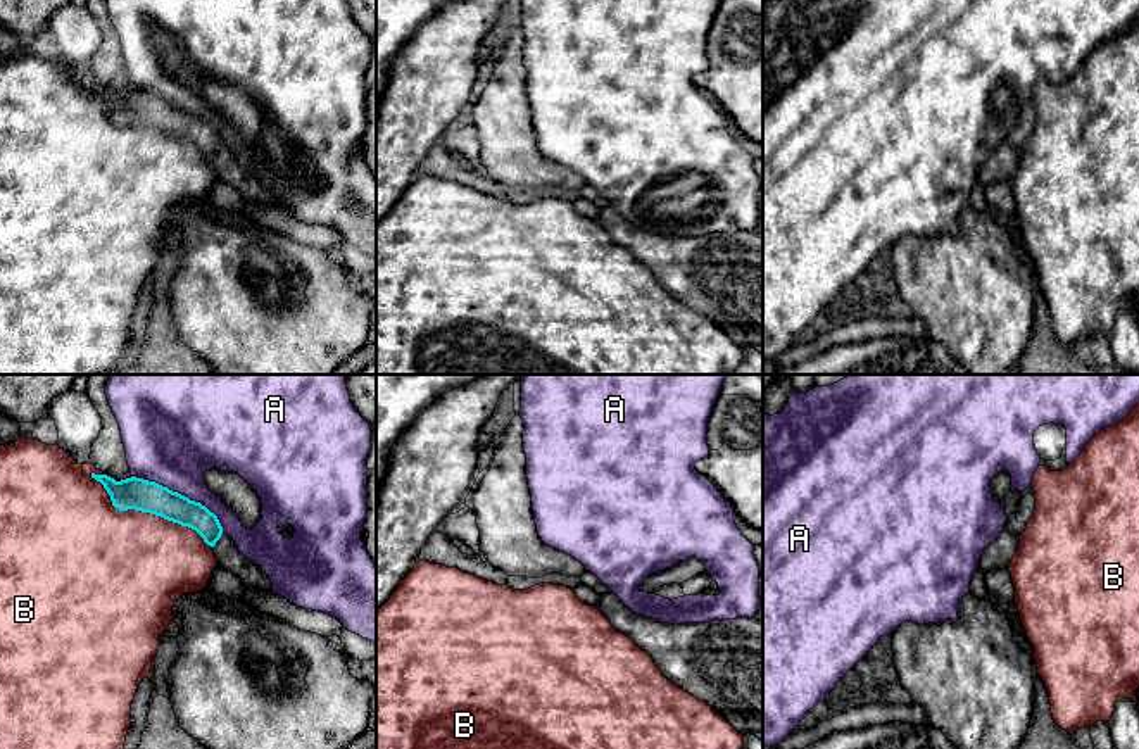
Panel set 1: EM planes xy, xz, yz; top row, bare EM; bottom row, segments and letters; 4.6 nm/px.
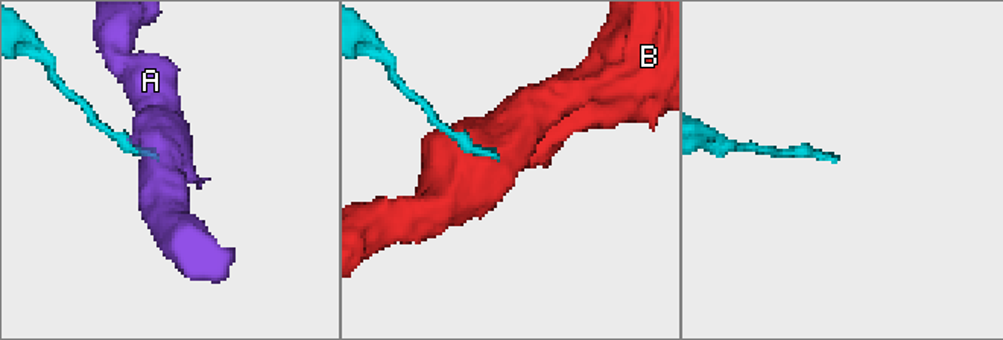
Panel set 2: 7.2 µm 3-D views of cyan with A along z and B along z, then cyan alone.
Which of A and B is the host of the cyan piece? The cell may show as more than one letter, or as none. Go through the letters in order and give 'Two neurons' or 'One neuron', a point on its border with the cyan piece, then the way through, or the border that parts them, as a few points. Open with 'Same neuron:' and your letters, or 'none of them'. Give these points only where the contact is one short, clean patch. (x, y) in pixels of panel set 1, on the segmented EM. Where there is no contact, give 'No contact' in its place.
Same neuron: none of them
A: Two neurons. Touches cyan at xy (180, 494)
B: Two neurons. Touches cyan at xy (147, 511)

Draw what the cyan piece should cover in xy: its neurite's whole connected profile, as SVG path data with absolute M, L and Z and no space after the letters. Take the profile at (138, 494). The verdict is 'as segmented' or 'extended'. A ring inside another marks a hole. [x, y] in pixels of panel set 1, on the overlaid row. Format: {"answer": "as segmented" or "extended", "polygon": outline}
{"answer": "extended", "polygon": "M91 473L91 478L104 485L116 509L150 513L195 530L212 547L217 566L233 571L247 587L273 592L262 568L238 551L233 538L223 533L217 516L200 502L136 476L116 482L107 475Z"}

